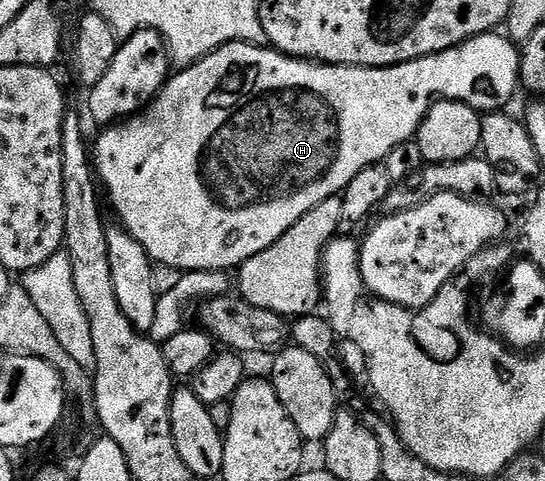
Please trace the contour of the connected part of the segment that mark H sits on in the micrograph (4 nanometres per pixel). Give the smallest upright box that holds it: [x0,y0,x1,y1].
[94,33,520,272]

